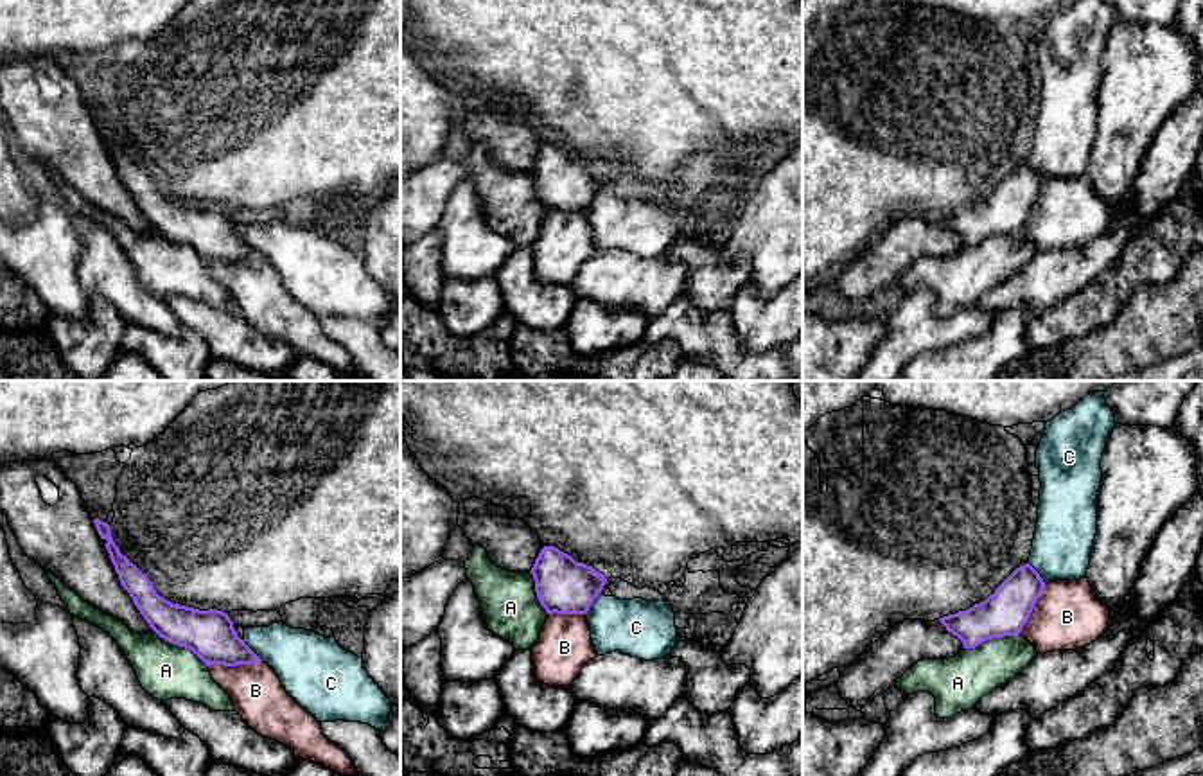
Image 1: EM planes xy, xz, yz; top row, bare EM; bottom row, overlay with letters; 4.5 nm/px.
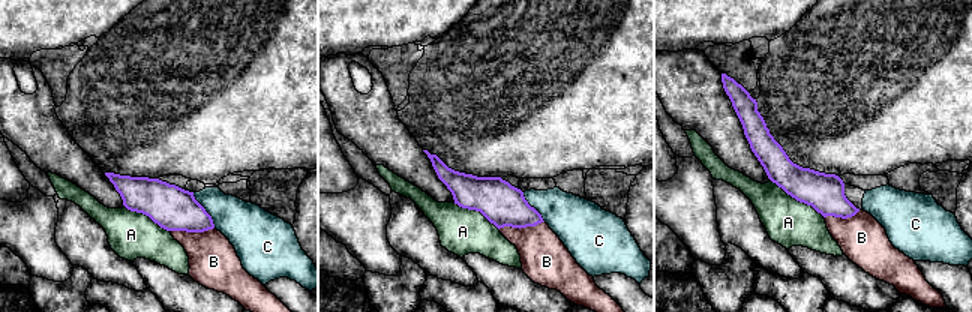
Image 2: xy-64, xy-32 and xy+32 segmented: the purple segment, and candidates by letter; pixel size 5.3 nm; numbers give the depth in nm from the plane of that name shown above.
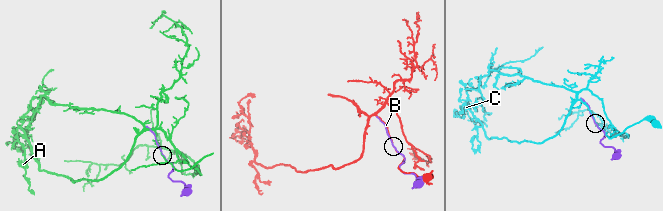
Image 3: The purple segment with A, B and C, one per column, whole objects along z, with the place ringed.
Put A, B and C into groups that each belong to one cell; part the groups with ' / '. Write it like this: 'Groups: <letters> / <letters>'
Groups: A / B / C

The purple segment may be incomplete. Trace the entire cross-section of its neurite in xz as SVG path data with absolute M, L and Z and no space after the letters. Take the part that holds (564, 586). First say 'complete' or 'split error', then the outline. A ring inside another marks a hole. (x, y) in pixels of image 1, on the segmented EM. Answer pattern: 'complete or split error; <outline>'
complete; M544 546L530 571L535 593L548 614L585 614L607 578L555 546Z

